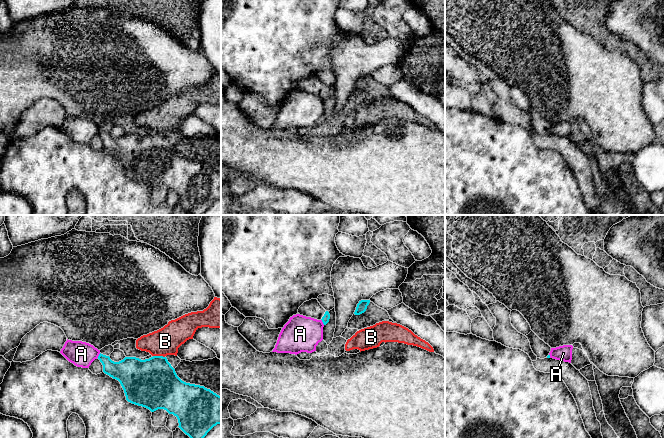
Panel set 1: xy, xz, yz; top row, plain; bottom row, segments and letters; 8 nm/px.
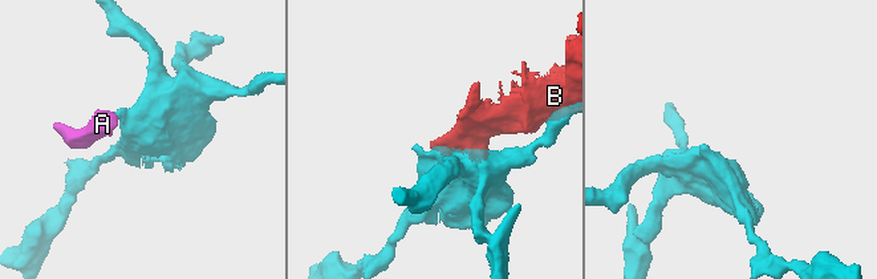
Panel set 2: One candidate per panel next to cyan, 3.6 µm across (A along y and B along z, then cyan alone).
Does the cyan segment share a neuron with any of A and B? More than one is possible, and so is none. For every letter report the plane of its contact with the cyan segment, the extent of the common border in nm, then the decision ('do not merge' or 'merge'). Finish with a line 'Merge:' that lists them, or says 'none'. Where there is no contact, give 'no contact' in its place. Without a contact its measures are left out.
A: xz | 50 nm | do not merge
B: xy | 100 nm | do not merge
Merge: none

